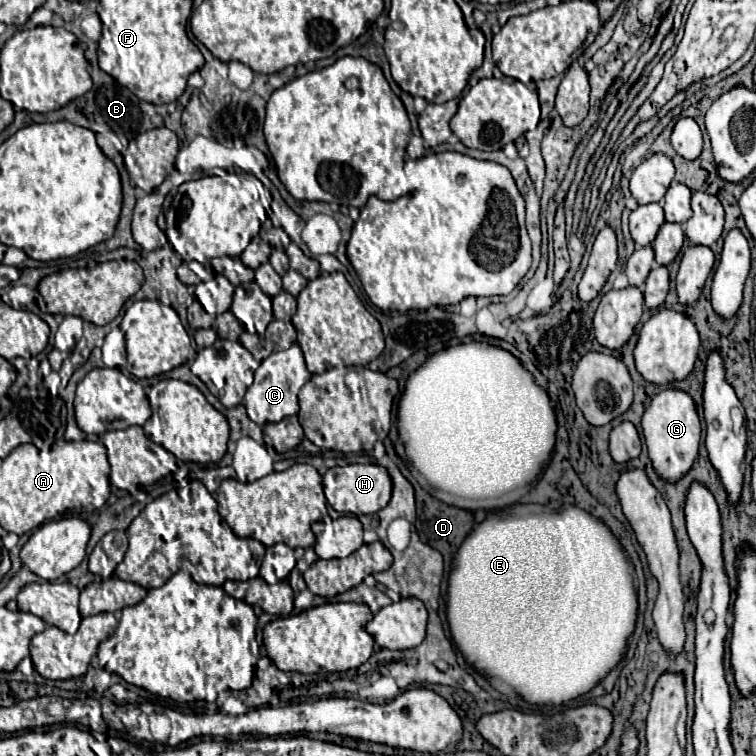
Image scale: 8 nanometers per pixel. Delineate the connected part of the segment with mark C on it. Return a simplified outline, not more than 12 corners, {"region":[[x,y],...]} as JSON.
{"region":[[297,344],[255,372],[245,408],[259,426],[299,412],[311,372]]}

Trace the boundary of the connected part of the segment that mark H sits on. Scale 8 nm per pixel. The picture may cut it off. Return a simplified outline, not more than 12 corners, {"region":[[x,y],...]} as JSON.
{"region":[[377,464],[329,468],[327,502],[339,514],[375,514],[391,500]]}

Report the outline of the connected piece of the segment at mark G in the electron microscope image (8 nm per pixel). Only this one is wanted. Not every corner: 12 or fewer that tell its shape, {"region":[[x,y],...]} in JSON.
{"region":[[661,390],[641,426],[655,472],[677,482],[697,458],[693,398]]}

